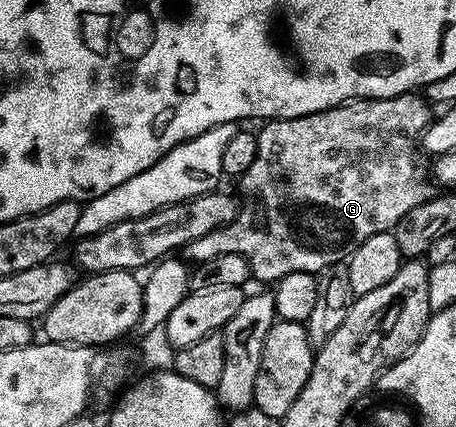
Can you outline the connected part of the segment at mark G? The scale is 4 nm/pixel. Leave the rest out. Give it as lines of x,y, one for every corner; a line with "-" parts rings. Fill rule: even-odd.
410,93
387,97
386,99
351,99
347,103
341,103
338,107
328,107
327,110
319,113
311,113
303,117
291,117
290,119
268,120
262,126
265,128
256,132
257,156
251,165
251,169
247,169
247,173
243,173
239,177
239,183
249,187
250,193
253,194
253,219
249,215
242,214
229,226
207,233
203,238
196,239
194,243
188,243
183,249
184,258
202,263
211,257
219,257
223,253
239,253
249,261
252,278
254,280
262,279
263,282
269,283
268,285
276,284
278,279
287,277
287,273
303,273
304,271
320,273
324,267
336,267
342,261
348,260
353,251
359,249
359,245
363,245
363,241
367,241
367,237
371,237
375,233
392,231
393,226
403,217
403,213
407,213
415,205
433,198
435,187
427,178
426,168
424,171
423,168
417,167
419,140
421,134
425,132
425,128
431,122
429,110
431,110
430,104
420,94

